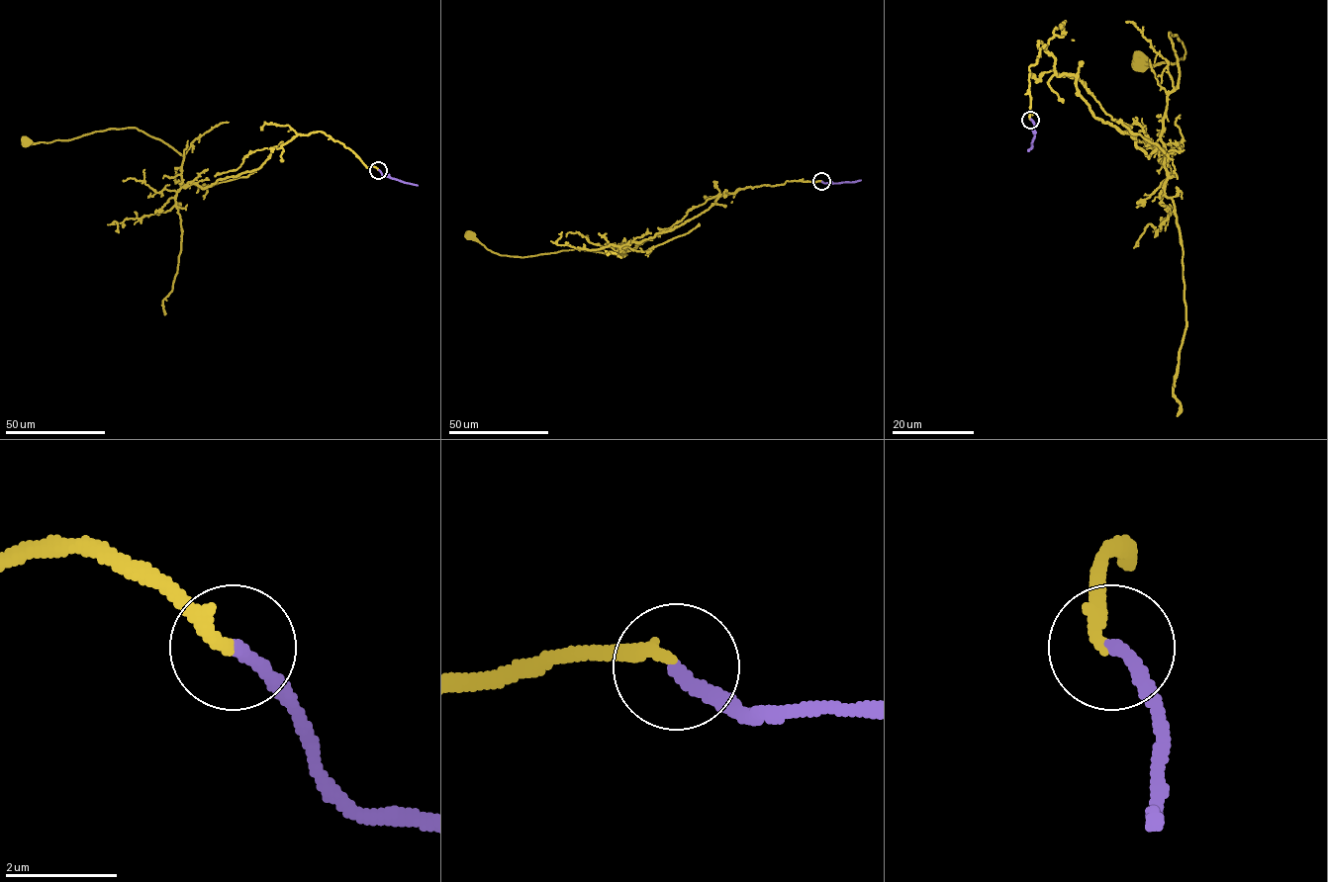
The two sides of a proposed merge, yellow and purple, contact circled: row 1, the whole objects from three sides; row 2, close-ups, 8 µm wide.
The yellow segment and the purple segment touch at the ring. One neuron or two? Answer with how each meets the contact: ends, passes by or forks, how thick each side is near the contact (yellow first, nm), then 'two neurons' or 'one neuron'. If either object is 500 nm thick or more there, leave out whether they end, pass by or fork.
yellow ends | purple ends | 240/260 nm | one neuron

